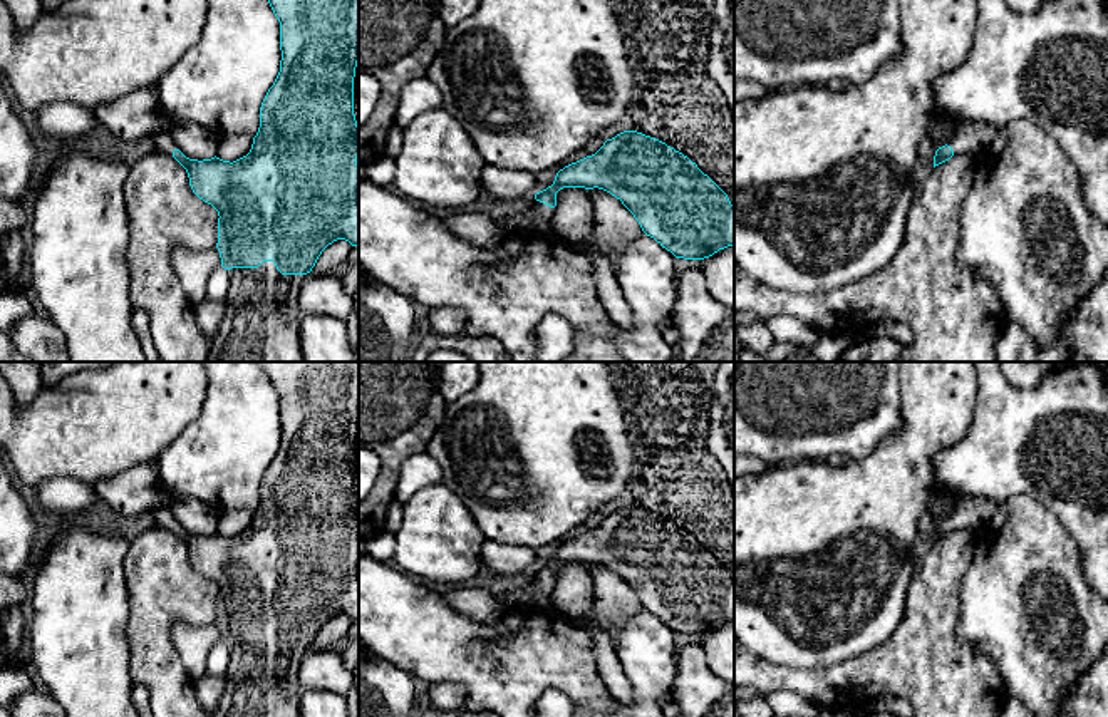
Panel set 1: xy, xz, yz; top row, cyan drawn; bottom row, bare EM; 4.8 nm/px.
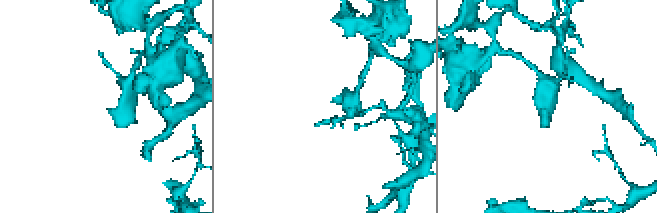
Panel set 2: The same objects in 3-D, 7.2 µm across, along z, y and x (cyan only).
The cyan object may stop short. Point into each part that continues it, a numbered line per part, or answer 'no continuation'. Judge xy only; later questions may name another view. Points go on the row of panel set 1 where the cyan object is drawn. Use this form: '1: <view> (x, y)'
1: xy (163, 141)
2: xy (262, 320)

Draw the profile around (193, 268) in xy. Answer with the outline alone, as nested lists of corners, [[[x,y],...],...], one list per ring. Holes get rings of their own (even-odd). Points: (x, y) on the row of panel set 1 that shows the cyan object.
[[[178,246],[173,253],[173,266],[186,297],[193,307],[198,307],[206,298],[206,283],[221,266],[221,258],[216,246],[203,251]]]

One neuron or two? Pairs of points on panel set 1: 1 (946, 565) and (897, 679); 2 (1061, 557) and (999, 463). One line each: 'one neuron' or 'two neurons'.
1: one neuron
2: two neurons

